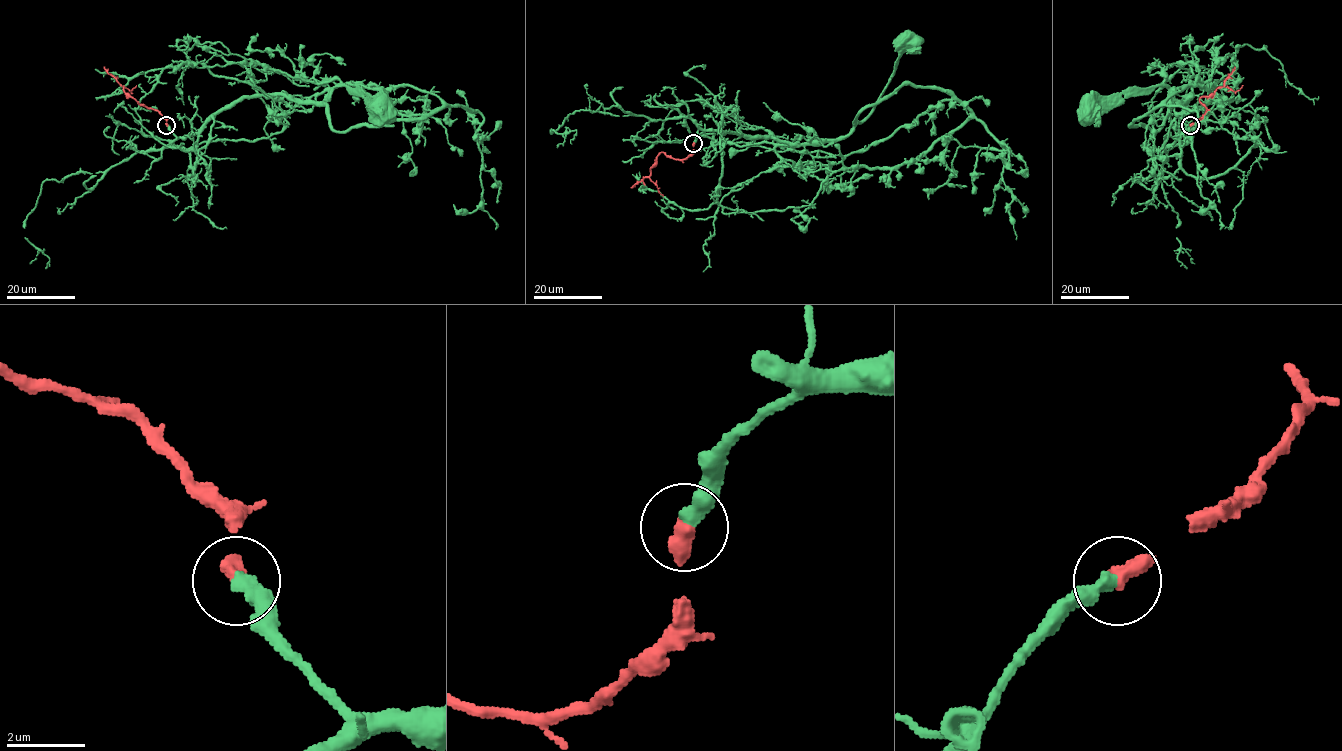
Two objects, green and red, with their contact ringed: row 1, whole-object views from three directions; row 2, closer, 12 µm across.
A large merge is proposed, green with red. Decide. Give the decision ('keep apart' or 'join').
join

